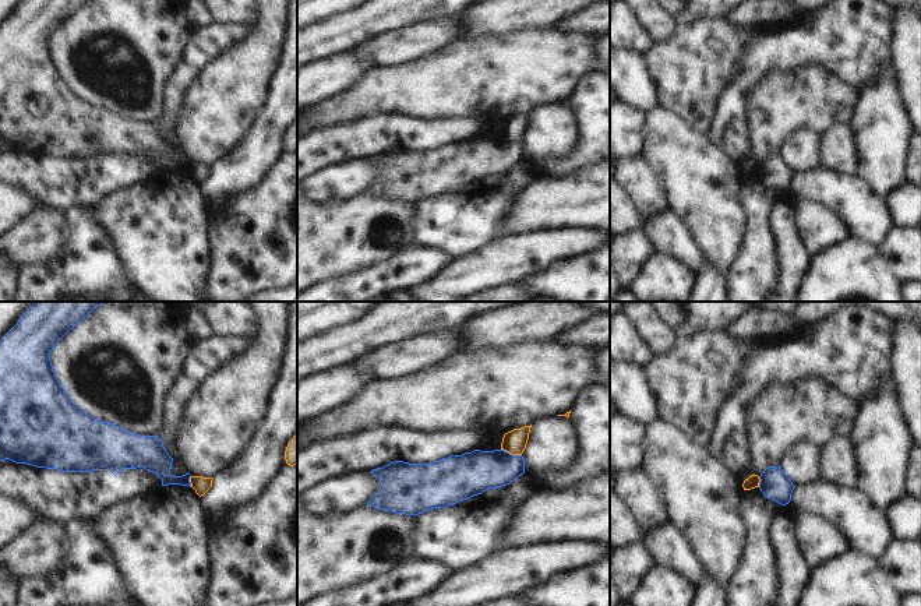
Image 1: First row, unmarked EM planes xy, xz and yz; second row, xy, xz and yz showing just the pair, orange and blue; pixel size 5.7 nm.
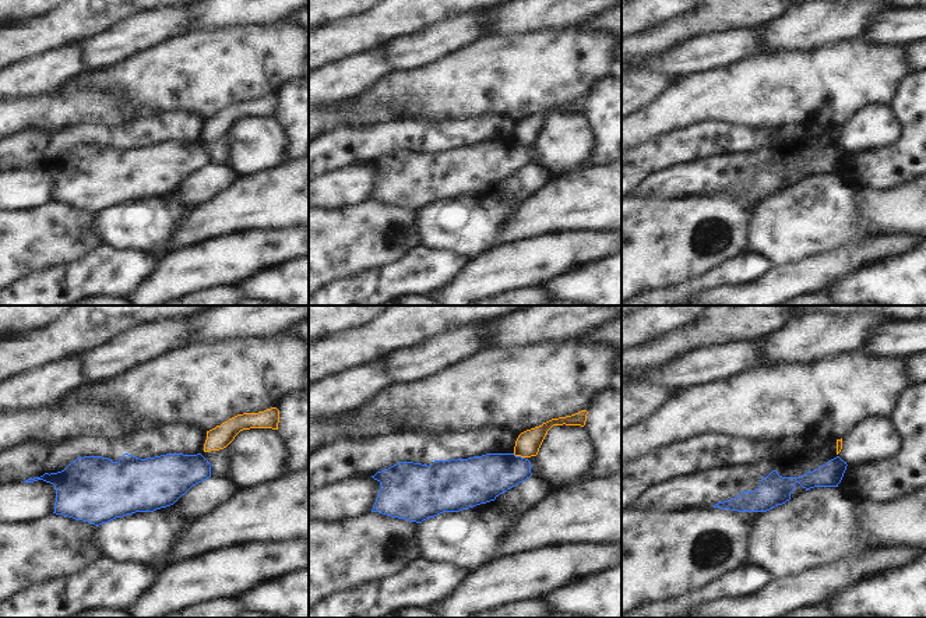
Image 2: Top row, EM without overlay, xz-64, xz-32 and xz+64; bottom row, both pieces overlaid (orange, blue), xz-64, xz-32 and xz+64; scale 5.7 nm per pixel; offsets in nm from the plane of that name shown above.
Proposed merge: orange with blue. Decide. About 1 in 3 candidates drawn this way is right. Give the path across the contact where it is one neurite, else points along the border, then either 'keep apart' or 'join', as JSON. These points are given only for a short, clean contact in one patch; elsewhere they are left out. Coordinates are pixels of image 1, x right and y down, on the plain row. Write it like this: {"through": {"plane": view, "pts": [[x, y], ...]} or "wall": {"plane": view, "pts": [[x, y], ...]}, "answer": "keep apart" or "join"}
{"wall": {"plane": "xz", "pts": [[501, 136], [521, 143]]}, "answer": "keep apart"}

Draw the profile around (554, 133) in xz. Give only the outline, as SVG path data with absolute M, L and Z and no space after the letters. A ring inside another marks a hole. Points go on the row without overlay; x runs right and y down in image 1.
M567 103L536 108L529 120L525 162L554 162L569 158L582 141L581 120Z

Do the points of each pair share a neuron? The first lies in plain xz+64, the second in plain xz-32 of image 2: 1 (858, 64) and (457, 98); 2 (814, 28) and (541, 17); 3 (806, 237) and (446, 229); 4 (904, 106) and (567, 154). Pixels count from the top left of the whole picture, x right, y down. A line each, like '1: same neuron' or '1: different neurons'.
1: same neuron
2: same neuron
3: same neuron
4: different neurons

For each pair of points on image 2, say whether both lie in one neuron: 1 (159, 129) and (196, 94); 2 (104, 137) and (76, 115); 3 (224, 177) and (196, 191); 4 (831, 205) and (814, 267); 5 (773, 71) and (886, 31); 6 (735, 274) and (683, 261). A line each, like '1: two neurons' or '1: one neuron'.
1: two neurons
2: two neurons
3: one neuron
4: two neurons
5: two neurons
6: two neurons

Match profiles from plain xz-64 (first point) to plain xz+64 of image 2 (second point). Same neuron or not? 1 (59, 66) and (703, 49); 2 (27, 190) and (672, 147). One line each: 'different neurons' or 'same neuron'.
1: different neurons
2: different neurons

